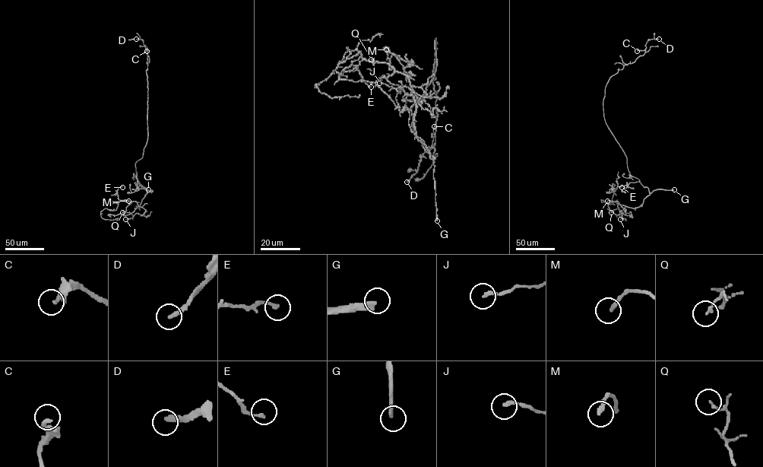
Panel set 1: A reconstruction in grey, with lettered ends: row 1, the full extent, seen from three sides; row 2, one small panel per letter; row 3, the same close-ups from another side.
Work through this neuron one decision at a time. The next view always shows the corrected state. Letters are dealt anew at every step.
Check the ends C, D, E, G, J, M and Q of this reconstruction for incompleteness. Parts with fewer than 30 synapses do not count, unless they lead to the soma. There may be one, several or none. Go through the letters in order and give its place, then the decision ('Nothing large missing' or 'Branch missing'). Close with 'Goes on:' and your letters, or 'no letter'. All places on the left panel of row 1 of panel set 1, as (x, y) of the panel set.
C: Place: (147, 51). Nothing large missing
D: Place: (136, 39). Branch missing
E: Place: (122, 187). Nothing large missing
G: Place: (148, 189). Branch missing
J: Place: (125, 219). Nothing large missing
M: Place: (128, 201). Nothing large missing
Q: Place: (122, 212). Nothing large missing
Goes on: D, G

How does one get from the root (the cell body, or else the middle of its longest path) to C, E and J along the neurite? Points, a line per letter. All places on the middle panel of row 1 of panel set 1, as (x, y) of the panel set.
C: (409, 100), (422, 100), (434, 77), (436, 39), (432, 81), (437, 119), (433, 147), (434, 126)
E: (409, 100), (410, 131), (433, 158), (416, 135), (409, 78), (385, 62), (362, 59), (356, 69), (371, 87)
J: (409, 100), (404, 100), (410, 131), (433, 158), (416, 135), (411, 87), (430, 96), (379, 83)

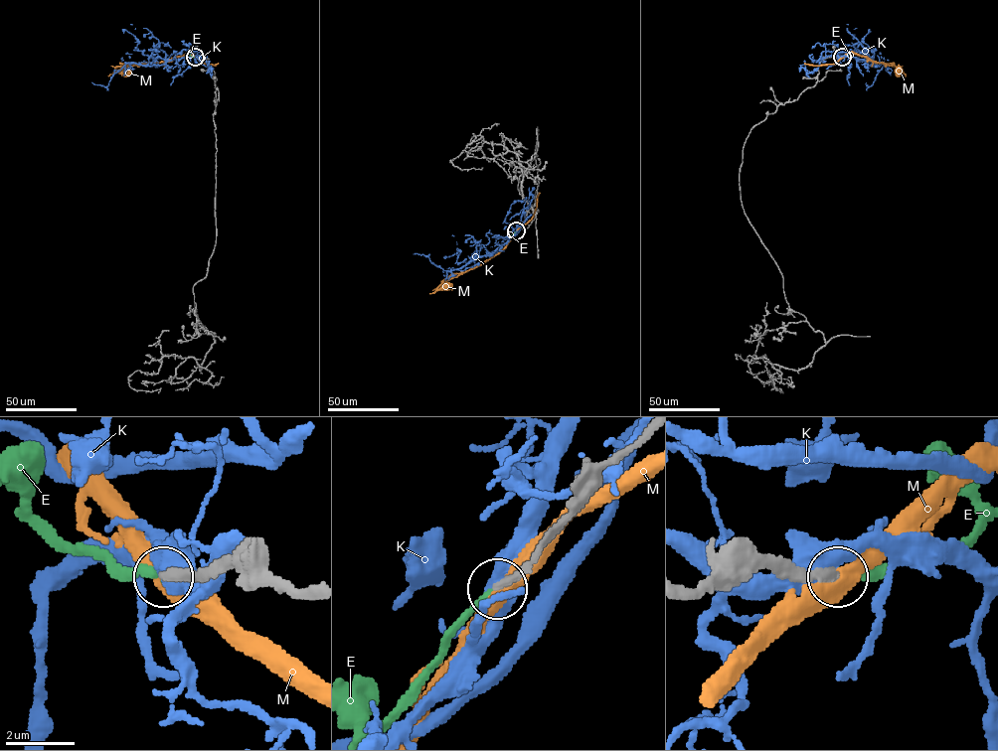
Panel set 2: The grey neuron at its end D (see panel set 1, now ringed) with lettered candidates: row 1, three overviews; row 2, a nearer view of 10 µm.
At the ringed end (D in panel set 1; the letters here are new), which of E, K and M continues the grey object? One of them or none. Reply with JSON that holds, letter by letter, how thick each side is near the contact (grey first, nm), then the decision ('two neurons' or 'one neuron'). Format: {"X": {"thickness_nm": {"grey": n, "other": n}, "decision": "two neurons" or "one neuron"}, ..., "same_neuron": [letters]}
{"E": {"thickness_nm": {"grey": 280, "other": 220}, "decision": "one neuron"}, "K": {"thickness_nm": {"grey": 360, "other": 480}, "decision": "two neurons"}, "M": {"thickness_nm": {"grey": 340, "other": 500}, "decision": "two neurons"}, "same_neuron": ["E"]}

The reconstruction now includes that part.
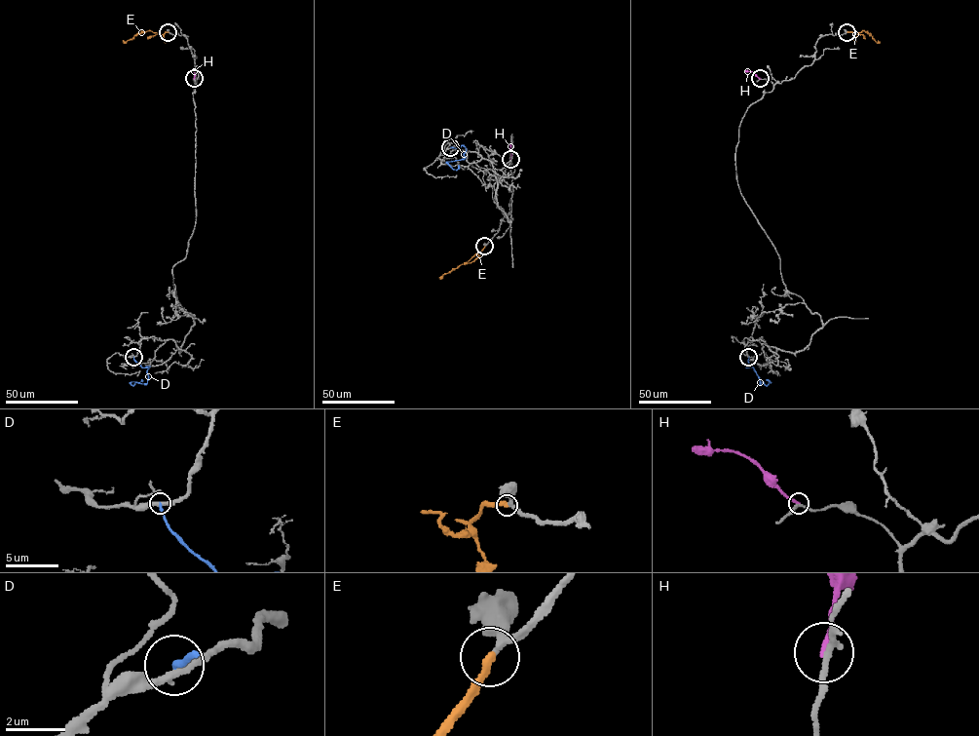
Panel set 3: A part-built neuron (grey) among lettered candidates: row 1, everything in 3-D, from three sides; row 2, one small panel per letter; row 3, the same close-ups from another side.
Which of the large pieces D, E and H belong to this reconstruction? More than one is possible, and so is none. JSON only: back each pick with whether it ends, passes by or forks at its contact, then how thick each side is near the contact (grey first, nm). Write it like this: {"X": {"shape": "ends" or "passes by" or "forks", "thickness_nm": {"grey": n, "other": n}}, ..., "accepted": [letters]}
{"E": {"shape": "ends", "thickness_nm": {"grey": 240, "other": 280}}, "accepted": ["E"]}

